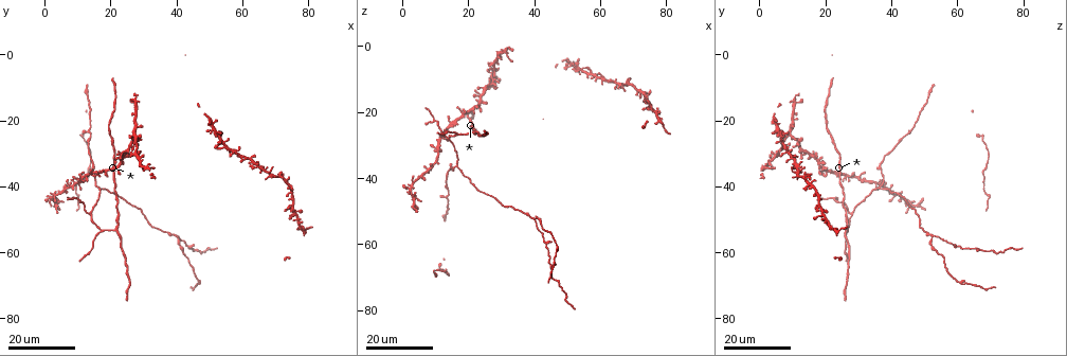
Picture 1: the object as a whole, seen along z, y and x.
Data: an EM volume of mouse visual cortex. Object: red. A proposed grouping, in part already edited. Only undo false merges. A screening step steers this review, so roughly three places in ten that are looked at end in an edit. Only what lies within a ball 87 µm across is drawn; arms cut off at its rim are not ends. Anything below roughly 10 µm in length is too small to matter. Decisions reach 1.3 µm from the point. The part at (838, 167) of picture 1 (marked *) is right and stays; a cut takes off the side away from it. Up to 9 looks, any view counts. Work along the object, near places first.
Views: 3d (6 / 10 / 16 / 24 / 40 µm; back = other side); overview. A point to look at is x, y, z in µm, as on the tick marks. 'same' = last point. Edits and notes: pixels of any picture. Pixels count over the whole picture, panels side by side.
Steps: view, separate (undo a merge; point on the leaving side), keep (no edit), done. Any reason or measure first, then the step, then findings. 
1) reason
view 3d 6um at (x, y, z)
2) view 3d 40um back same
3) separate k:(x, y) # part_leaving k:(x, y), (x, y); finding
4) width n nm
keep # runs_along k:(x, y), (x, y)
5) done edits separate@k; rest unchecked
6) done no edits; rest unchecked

three-way junction
view 3d 16um at (13.0, 48.0, 28.0)

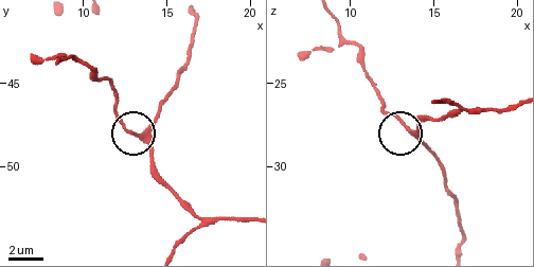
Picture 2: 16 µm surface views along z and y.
view 3d 6um at (13.3, 48.1, 27.7)

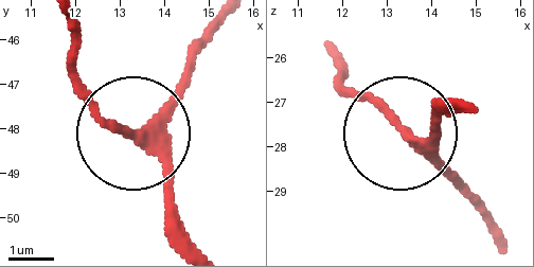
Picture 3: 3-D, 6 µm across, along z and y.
width 210 nm
keep # runs_along 3:(469, 113), (412, 137), (336, 84); one neuron here

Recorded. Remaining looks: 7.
a fork
view 3d 16um at (21.0, 53.5, 25.5)

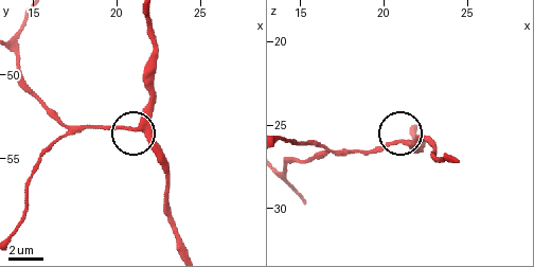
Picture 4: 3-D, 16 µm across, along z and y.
view 3d 10um at (21.4, 53.0, 26.1)

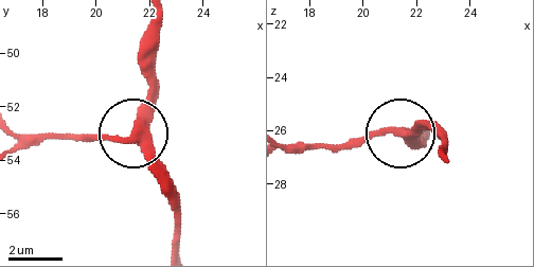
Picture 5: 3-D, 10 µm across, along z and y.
view 3d 6um at (21.4, 53.2, 26.1)

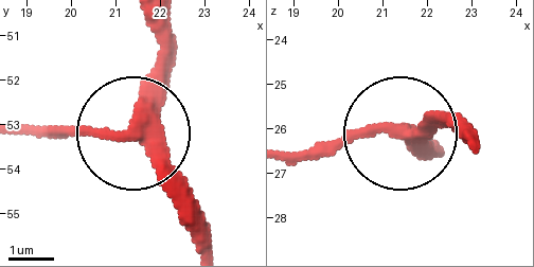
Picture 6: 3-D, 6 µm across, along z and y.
keep # runs_along 6:(172, 21), (145, 146), (202, 223); continuous, no second neuron

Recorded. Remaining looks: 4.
a fork
view 3d 16um at (17.0, 53.0, 26.5)

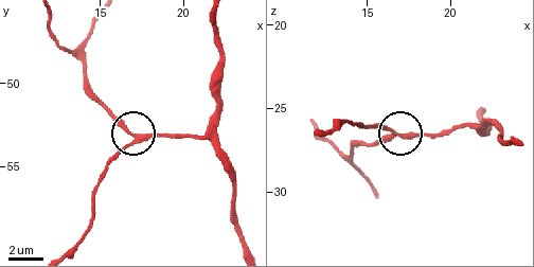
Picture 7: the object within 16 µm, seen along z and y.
view 3d 6um at (17.0, 53.2, 26.6)

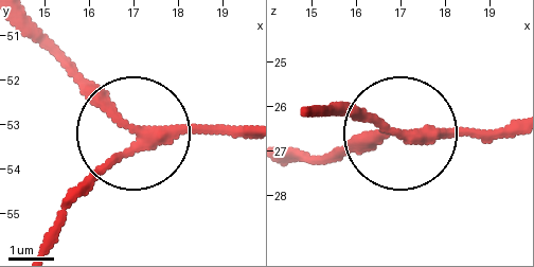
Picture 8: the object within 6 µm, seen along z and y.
from behind
view 3d 6um back at (17.00, 53.25, 26.60)

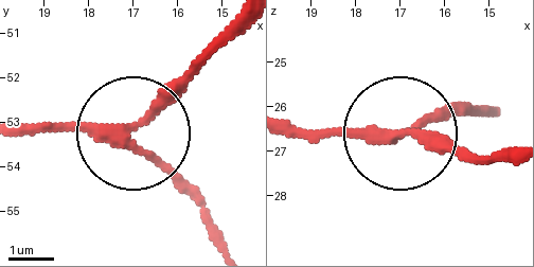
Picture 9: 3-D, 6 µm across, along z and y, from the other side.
arms 3
keep # runs_along 9:(23, 132), (126, 132), (202, 209); continuous, no second neuron

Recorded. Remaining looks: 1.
done no edits; rest unchecked

